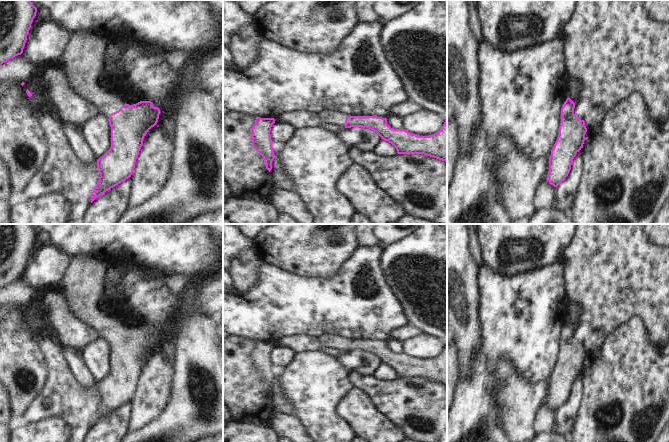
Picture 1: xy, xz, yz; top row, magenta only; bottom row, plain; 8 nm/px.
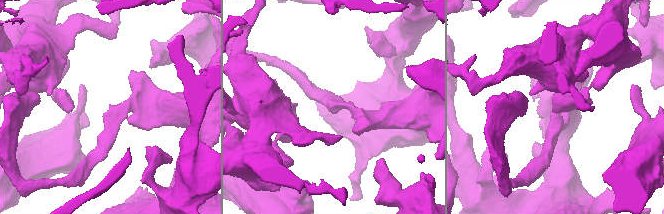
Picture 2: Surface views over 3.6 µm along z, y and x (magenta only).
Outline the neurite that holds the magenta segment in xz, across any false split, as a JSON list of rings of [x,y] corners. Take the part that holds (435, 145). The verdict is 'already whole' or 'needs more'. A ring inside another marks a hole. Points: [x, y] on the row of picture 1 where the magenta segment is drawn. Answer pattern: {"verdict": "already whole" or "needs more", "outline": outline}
{"verdict": "needs more", "outline": [[[324,110],[317,116],[320,123],[336,124],[339,128],[369,128],[381,139],[391,143],[398,154],[424,154],[447,162],[447,120],[438,132],[430,136],[419,136],[403,128],[391,128],[387,118],[377,116],[351,116],[332,110]]]}

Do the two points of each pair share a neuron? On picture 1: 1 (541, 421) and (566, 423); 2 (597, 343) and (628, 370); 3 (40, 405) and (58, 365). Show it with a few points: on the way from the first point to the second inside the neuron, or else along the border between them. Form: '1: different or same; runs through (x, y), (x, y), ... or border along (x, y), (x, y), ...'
1: different; border along (557, 411), (555, 426), (552, 430)
2: different; border along (607, 338), (597, 350), (587, 354)
3: same; runs through (50, 395), (58, 387), (58, 375)

